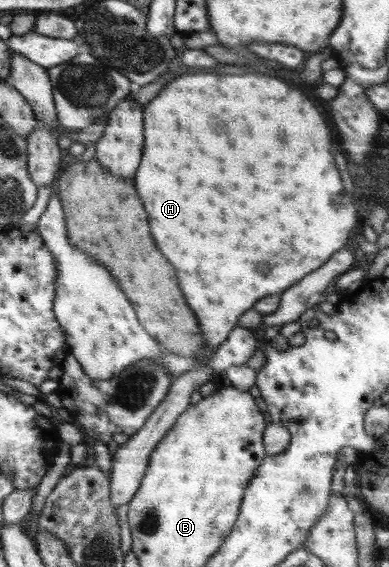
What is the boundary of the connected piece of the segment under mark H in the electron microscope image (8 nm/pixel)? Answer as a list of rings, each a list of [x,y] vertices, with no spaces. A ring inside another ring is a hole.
[[[187,74],[177,80],[171,80],[153,100],[144,106],[144,146],[145,162],[141,162],[141,170],[137,170],[137,178],[135,178],[137,190],[141,190],[141,198],[145,198],[145,210],[149,210],[149,222],[153,222],[153,234],[157,234],[157,246],[161,246],[161,250],[165,250],[165,258],[169,258],[169,262],[173,262],[173,266],[177,266],[177,274],[181,274],[181,290],[185,290],[185,298],[189,298],[189,307],[199,320],[199,328],[207,342],[204,342],[204,349],[201,350],[201,353],[193,358],[199,360],[201,365],[197,365],[196,368],[174,378],[171,392],[164,398],[164,403],[148,419],[147,424],[139,433],[130,435],[126,443],[118,446],[112,462],[109,494],[115,509],[121,504],[128,503],[136,496],[156,446],[167,436],[169,429],[176,424],[180,415],[191,406],[191,394],[205,382],[211,381],[211,378],[217,374],[215,369],[207,363],[207,360],[223,342],[227,341],[229,334],[239,324],[241,316],[252,309],[259,298],[269,296],[269,294],[277,294],[277,292],[284,293],[283,290],[287,290],[289,286],[292,288],[297,285],[303,276],[308,277],[309,272],[324,266],[333,254],[345,246],[345,242],[355,226],[355,218],[357,218],[353,202],[345,194],[345,188],[341,184],[339,170],[335,168],[335,160],[331,154],[331,134],[329,134],[325,120],[317,112],[315,104],[303,92],[289,88],[279,78],[259,76],[259,74],[241,74],[241,76],[239,74],[231,74],[231,76]],[[261,260],[263,260],[263,264],[259,264],[259,266],[251,264],[251,262],[261,262]],[[265,262],[271,262],[271,270],[269,270],[269,264],[265,264]],[[255,266],[257,266],[257,270],[263,270],[263,272],[269,270],[269,272],[259,274],[255,270]]]

